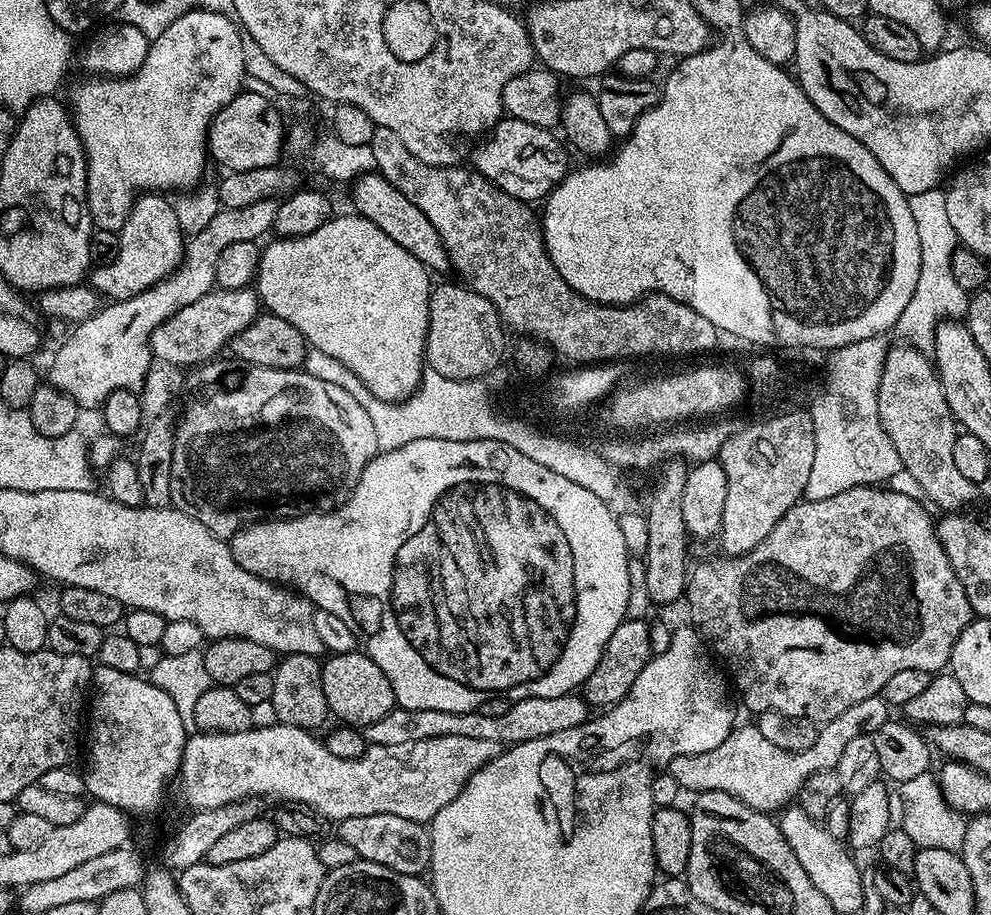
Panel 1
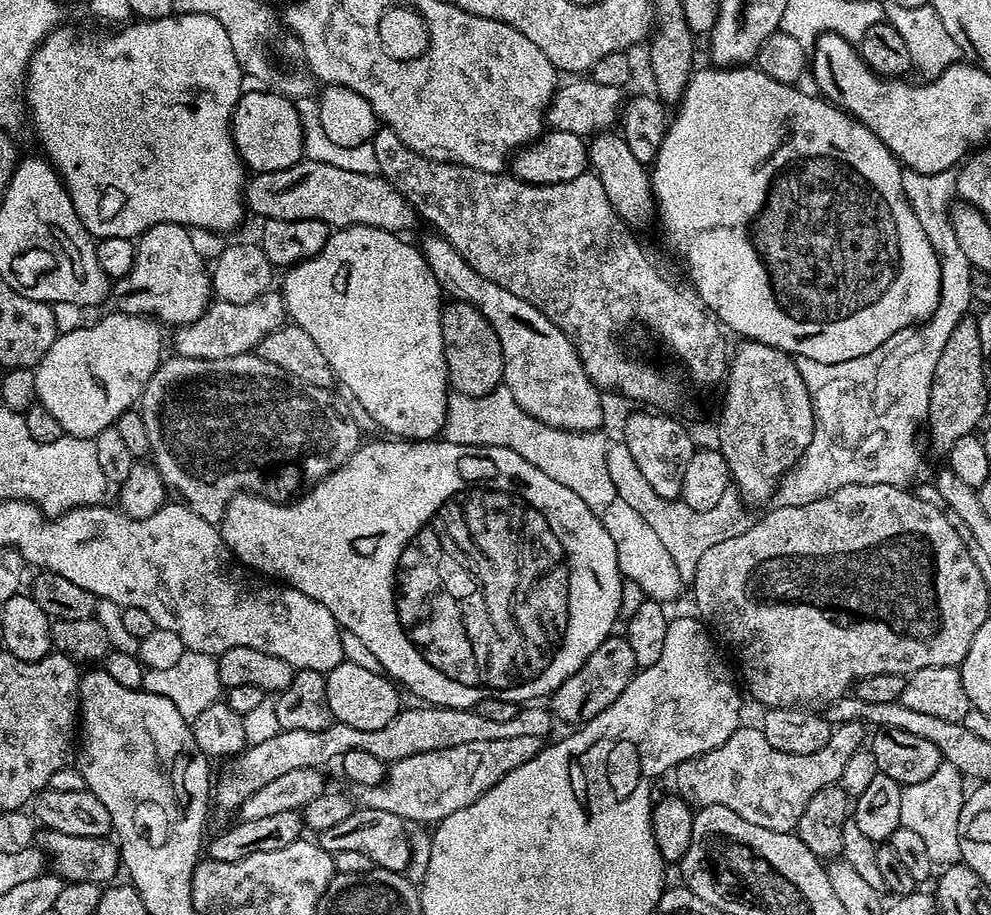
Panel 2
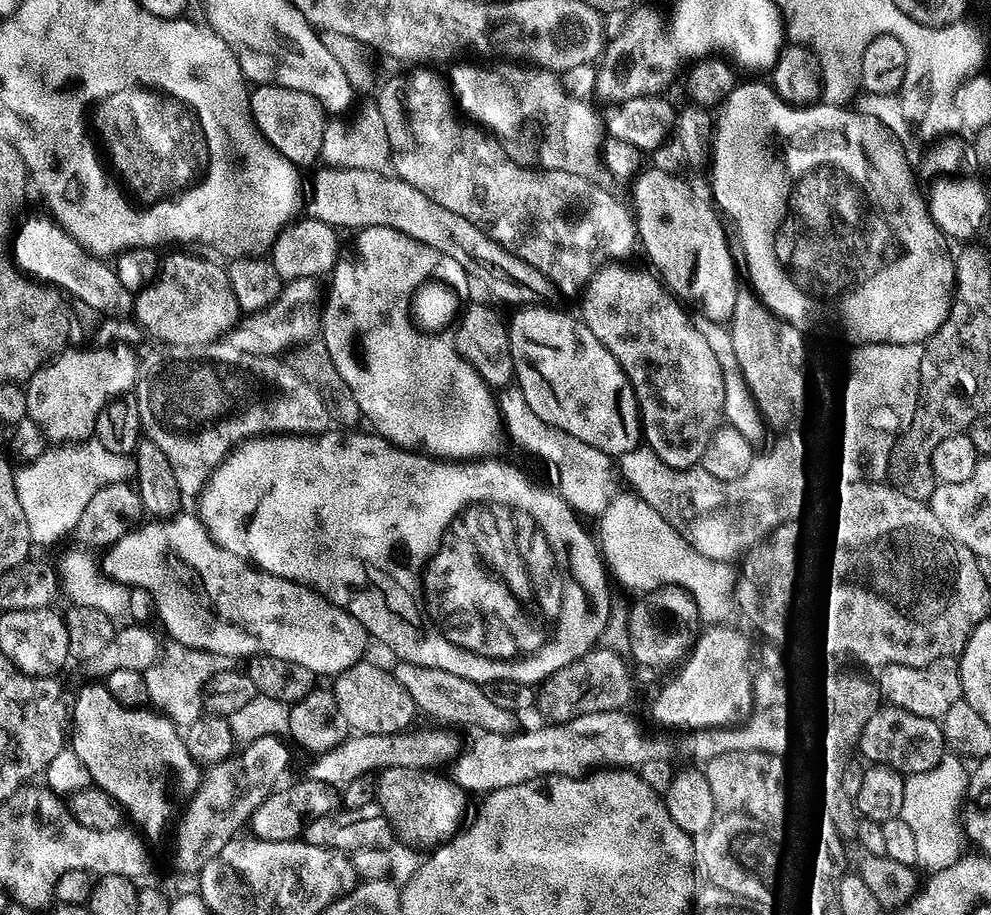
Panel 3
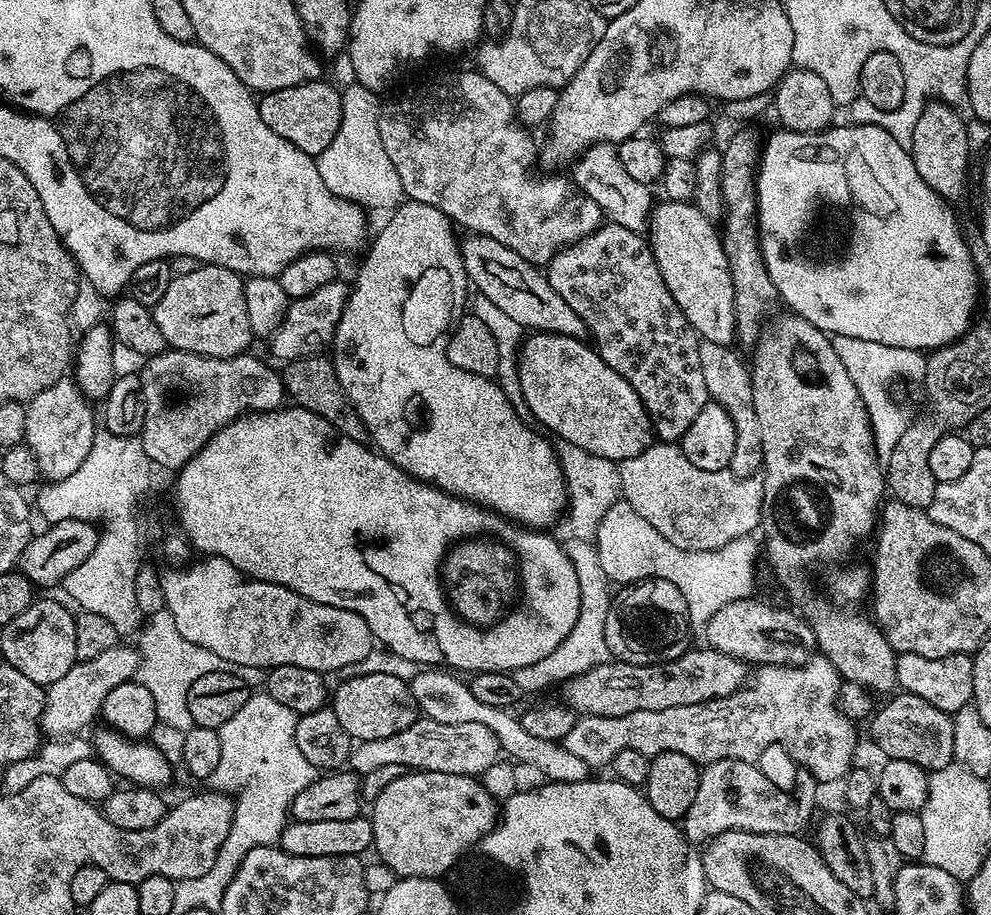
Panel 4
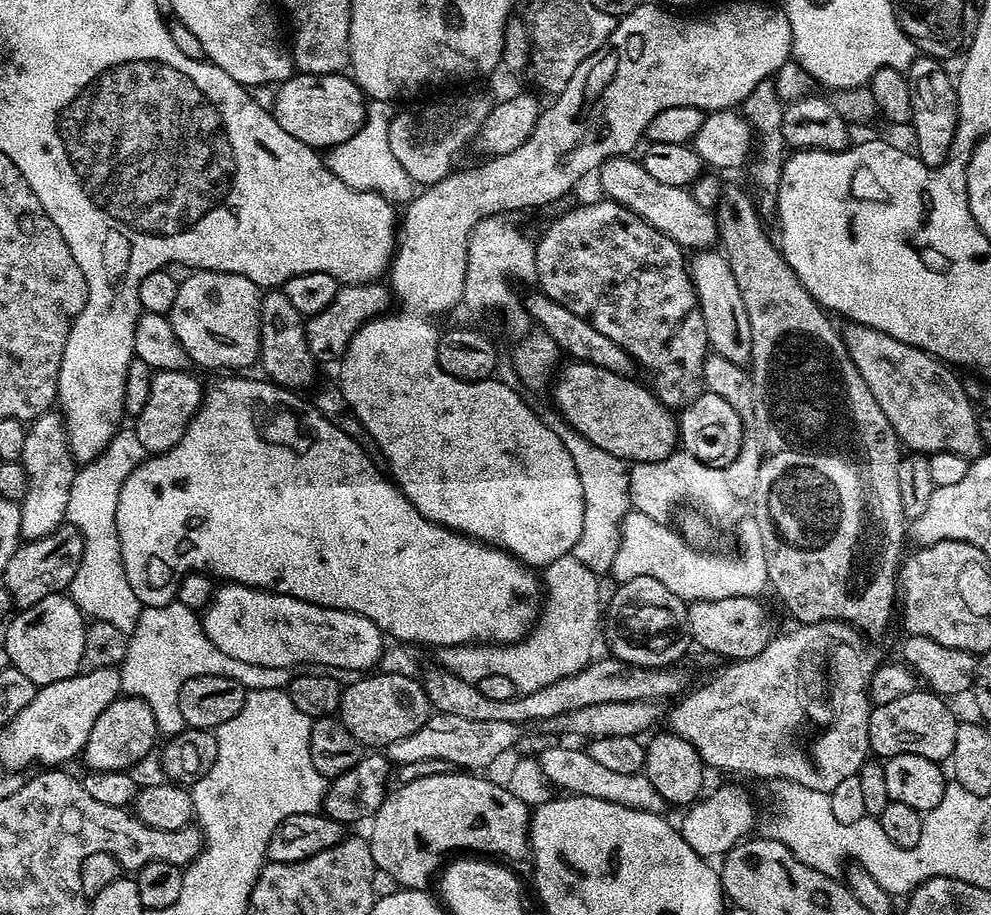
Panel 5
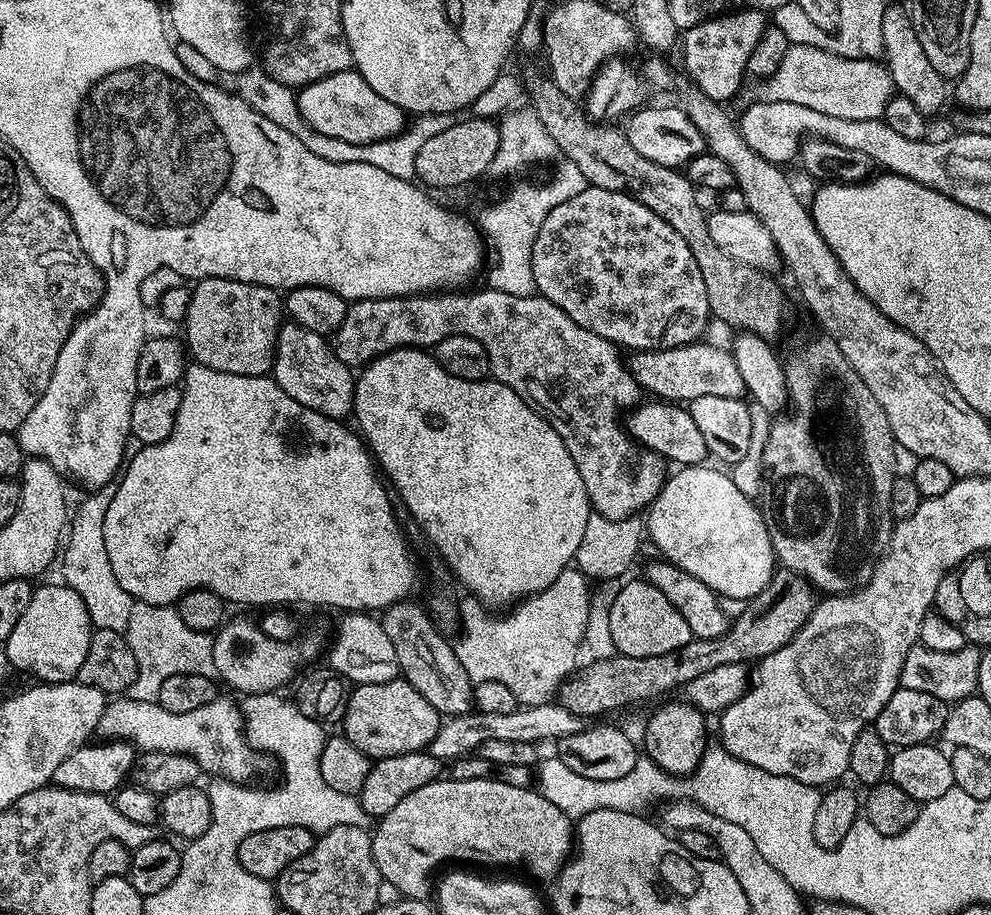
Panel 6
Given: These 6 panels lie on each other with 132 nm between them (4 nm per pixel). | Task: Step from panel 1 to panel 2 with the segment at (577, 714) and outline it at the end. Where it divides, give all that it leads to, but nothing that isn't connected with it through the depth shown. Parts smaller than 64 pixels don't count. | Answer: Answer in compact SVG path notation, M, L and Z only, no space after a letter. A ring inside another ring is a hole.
M532 702L527 706L503 717L500 722L484 718L476 710L466 708L442 708L439 706L419 706L420 708L405 707L382 730L354 730L354 726L337 724L333 722L326 730L282 730L274 734L274 738L266 738L266 742L249 744L239 756L231 761L232 769L229 772L219 773L214 784L214 804L224 812L239 813L242 802L254 794L254 790L262 790L266 782L274 782L274 778L281 774L287 774L290 770L299 768L323 769L327 760L343 758L350 749L366 750L366 754L374 754L374 758L384 761L385 765L391 766L397 760L410 758L414 754L426 754L430 750L446 750L450 746L466 746L466 742L494 742L494 738L534 738L535 736L547 738L552 732L554 717L547 707L540 702Z

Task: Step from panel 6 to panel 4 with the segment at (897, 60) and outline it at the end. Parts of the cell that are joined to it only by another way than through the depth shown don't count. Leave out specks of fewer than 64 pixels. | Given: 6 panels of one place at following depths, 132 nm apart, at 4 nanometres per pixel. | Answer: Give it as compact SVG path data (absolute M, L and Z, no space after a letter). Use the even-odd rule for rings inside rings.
M929 100L915 123L911 148L912 161L918 174L922 174L922 182L949 202L956 202L963 194L964 175L968 172L968 128L956 111L943 100Z

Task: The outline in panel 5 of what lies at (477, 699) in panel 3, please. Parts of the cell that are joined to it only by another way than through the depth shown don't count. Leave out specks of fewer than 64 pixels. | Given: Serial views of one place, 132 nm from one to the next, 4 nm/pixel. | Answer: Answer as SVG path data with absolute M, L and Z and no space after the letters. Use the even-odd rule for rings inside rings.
M557 746L546 750L538 757L544 779L555 789L563 790L574 796L589 796L602 798L606 802L618 802L622 806L630 806L634 810L663 813L666 808L665 800L651 785L650 778L645 774L614 774L606 766L594 762L583 748L563 748Z

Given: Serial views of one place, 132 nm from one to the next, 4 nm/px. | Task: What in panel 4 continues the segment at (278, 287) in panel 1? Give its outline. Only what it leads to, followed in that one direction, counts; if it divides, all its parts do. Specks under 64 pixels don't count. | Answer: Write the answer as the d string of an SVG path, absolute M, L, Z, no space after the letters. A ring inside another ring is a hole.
M408 200L401 203L400 207L389 216L392 217L381 226L380 233L373 240L371 237L370 243L363 253L363 255L365 254L364 261L360 264L360 273L356 276L356 285L354 283L351 285L346 310L342 310L338 330L332 339L330 359L332 365L336 367L338 382L344 387L344 393L347 394L350 403L358 410L371 443L375 445L380 455L397 464L406 474L410 474L423 484L431 484L433 488L440 488L443 492L458 496L461 500L467 500L479 504L482 508L497 512L499 516L505 516L507 520L514 520L523 527L537 530L551 529L551 524L556 519L556 523L561 519L568 503L567 485L564 481L564 471L561 468L557 449L555 447L552 449L539 436L541 433L533 425L524 422L523 418L514 410L512 403L506 398L504 389L495 379L470 374L466 370L458 370L458 366L454 366L454 362L450 362L448 357L448 337L451 336L453 328L456 327L457 320L465 315L464 299L467 298L470 288L470 281L464 269L464 259L460 253L460 244L458 239L456 240L457 229L454 227L451 218L442 214L442 210L417 200Z

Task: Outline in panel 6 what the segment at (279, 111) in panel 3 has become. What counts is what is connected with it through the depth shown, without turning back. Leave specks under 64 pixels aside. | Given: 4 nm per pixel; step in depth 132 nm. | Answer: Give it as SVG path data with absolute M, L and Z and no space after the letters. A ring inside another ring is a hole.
M355 70L330 74L318 82L305 84L299 89L296 101L310 128L318 130L318 134L330 134L330 138L342 138L342 142L373 144L399 136L406 128L404 111L394 106L394 102L386 102Z

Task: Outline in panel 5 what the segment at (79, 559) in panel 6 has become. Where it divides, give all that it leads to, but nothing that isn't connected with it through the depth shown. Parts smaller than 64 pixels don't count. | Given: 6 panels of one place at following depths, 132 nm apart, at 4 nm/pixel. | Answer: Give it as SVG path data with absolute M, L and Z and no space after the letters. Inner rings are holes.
M117 431L112 441L104 447L104 453L87 461L77 471L70 486L70 502L66 502L66 520L71 527L79 530L84 539L82 562L78 566L78 574L74 574L70 589L72 600L89 621L110 622L110 626L131 634L136 619L140 617L142 605L138 594L130 590L130 582L126 582L116 529L116 511L118 494L126 478L130 478L134 469L145 460L146 453L142 442L138 442L136 431L124 431Z

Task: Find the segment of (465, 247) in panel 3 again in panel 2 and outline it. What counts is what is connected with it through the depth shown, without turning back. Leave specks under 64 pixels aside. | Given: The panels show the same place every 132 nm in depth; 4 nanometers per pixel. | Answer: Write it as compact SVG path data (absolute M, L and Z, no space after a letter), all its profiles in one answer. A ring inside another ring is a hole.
M307 158L286 170L255 173L247 181L244 199L247 211L257 212L260 218L321 220L336 230L353 228L357 224L404 234L418 221L418 213L408 197L383 176L354 174L354 170L342 170L342 166L330 166Z

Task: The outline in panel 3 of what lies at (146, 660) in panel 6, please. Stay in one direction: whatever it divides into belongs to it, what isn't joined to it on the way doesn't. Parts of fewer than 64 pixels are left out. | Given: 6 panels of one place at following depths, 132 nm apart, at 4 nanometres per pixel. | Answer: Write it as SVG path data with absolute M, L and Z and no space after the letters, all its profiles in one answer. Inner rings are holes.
M175 642L169 643L163 649L162 657L155 664L152 664L144 671L146 678L146 690L148 691L148 699L153 709L159 710L163 715L167 716L177 728L183 730L190 726L190 722L198 722L200 716L205 715L204 707L204 690L212 683L212 679L219 672L229 671L233 667L234 660L230 656L219 656L213 652L199 652L196 648L186 648L182 644Z

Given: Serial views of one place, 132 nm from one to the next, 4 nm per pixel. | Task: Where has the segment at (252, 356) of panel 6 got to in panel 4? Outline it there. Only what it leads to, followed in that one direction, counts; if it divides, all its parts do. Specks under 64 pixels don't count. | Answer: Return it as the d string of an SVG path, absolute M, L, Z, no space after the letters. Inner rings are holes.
M201 264L200 268L191 274L173 276L166 294L152 309L152 317L154 322L158 322L158 330L162 330L165 345L177 352L193 352L210 358L245 355L251 349L248 347L254 343L254 337L250 330L250 318L246 318L244 281L245 277L217 264Z

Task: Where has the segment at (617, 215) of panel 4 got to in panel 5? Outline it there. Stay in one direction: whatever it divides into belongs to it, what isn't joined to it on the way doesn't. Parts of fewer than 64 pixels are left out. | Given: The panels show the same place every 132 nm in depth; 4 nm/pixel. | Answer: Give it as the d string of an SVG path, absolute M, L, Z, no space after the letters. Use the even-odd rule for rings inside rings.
M613 156L604 161L598 169L600 188L605 197L630 209L636 216L641 216L647 224L654 226L662 234L670 237L681 249L708 250L717 243L716 218L709 209L698 206L694 202L688 188L666 186L666 182L658 182L646 174L643 163L639 159L628 156Z

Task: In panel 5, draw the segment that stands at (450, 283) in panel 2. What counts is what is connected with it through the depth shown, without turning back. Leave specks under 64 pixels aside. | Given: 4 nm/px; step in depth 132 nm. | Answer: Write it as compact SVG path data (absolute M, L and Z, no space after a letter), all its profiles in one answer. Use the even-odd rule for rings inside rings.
M568 362L559 369L554 380L556 388L556 404L563 423L582 439L588 440L598 450L616 456L625 462L646 463L658 462L678 448L678 420L673 409L666 407L656 399L651 387L642 385L632 376L619 376L610 370L602 370L602 366Z

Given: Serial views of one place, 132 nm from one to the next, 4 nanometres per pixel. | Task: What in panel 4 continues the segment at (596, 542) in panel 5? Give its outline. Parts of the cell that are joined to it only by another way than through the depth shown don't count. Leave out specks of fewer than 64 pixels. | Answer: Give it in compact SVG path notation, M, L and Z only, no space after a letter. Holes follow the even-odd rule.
M566 442L561 443L558 455L568 492L566 515L562 520L562 524L565 524L567 530L565 533L574 539L595 541L602 518L606 516L609 508L619 503L621 499L619 467L613 460L590 455L588 451Z

